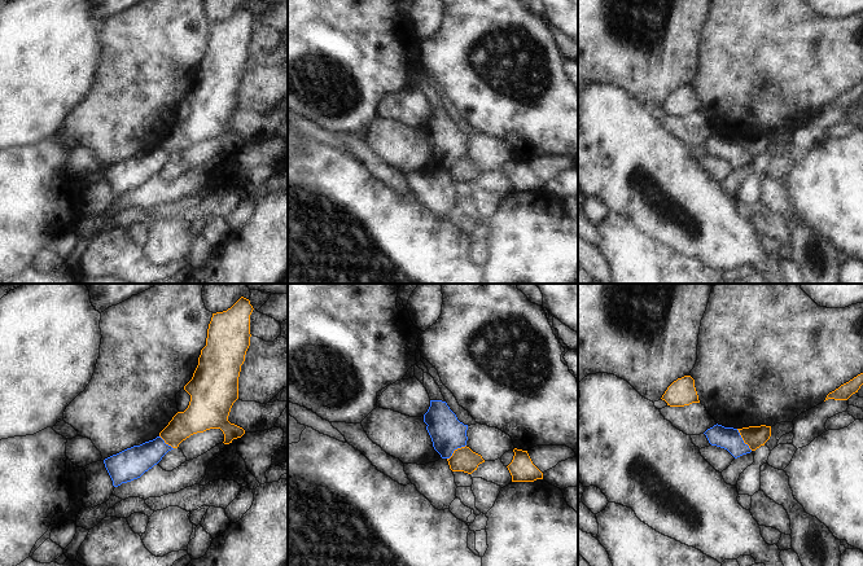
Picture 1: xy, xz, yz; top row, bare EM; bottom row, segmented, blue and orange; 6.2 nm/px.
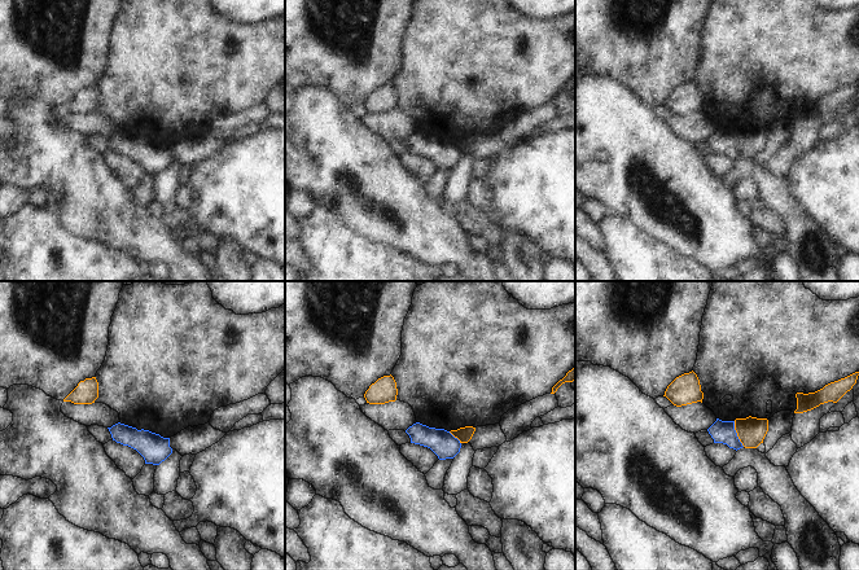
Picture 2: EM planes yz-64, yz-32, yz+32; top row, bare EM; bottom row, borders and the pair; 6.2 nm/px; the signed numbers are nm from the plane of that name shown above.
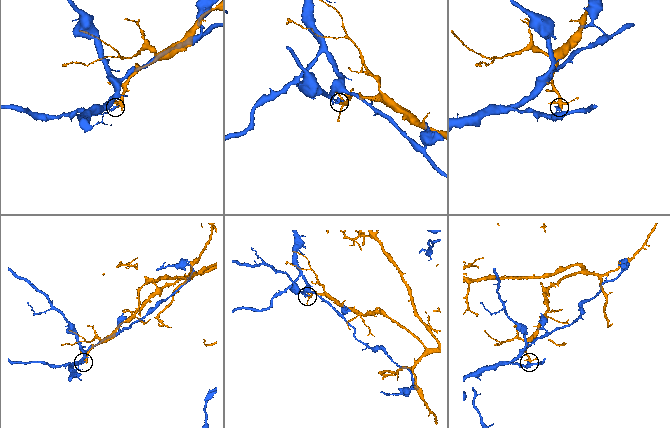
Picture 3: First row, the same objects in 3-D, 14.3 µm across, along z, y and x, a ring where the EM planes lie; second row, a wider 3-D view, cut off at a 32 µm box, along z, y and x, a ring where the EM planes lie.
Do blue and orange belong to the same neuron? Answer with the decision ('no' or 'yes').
no

